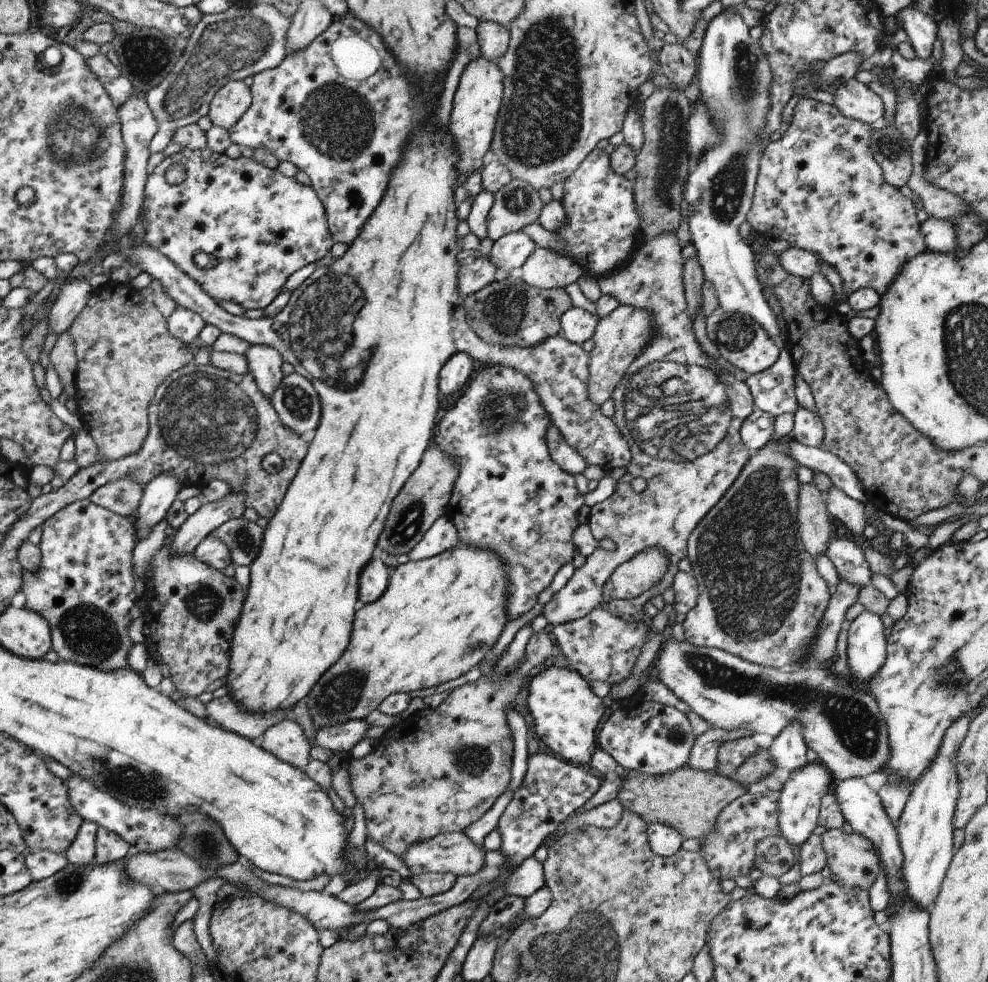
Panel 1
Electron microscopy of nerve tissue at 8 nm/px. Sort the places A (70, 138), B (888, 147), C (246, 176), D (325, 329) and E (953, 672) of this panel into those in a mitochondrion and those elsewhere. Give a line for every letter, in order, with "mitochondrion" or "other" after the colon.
A: mitochondrion
B: mitochondrion
C: other
D: mitochondrion
E: mitochondrion

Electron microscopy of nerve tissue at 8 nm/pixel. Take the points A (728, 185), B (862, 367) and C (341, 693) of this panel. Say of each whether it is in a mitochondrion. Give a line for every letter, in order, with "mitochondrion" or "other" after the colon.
A: mitochondrion
B: other
C: mitochondrion

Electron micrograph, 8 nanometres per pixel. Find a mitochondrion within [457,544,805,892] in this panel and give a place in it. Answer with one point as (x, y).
(676, 735)

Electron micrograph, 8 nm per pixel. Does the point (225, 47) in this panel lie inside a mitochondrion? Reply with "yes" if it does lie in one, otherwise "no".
yes

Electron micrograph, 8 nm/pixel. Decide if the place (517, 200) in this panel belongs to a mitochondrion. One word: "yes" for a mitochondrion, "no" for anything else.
yes

